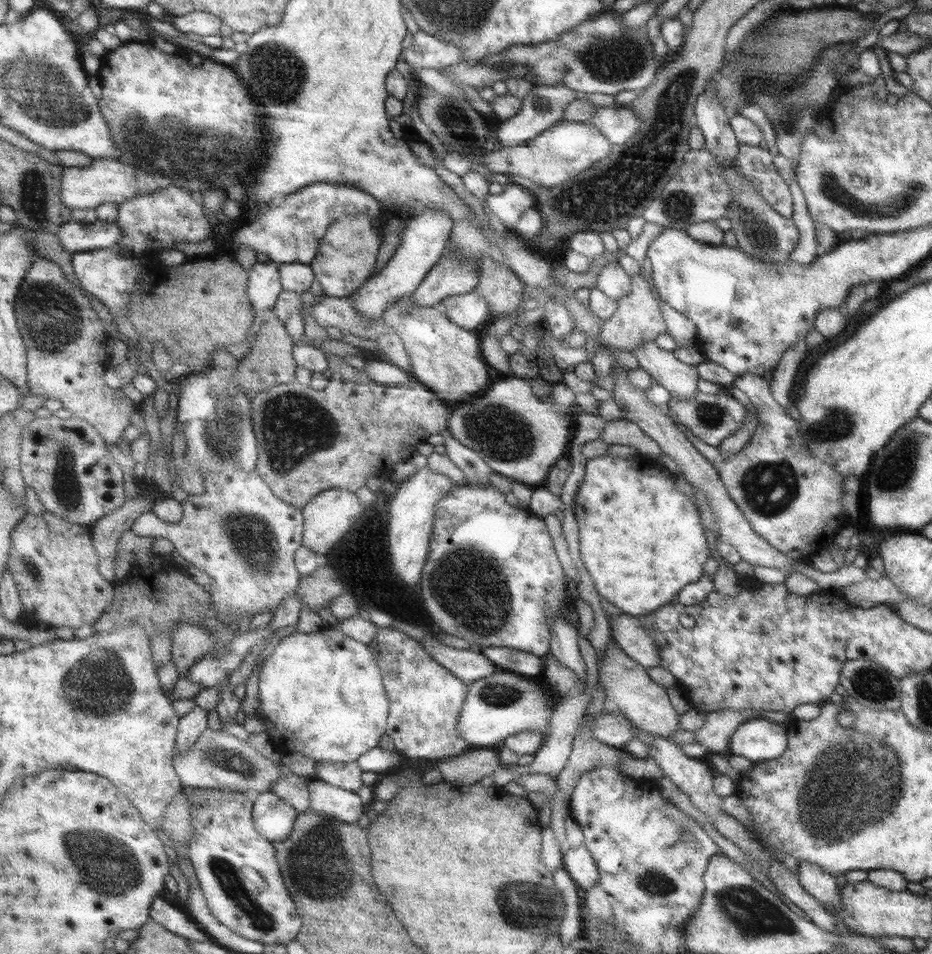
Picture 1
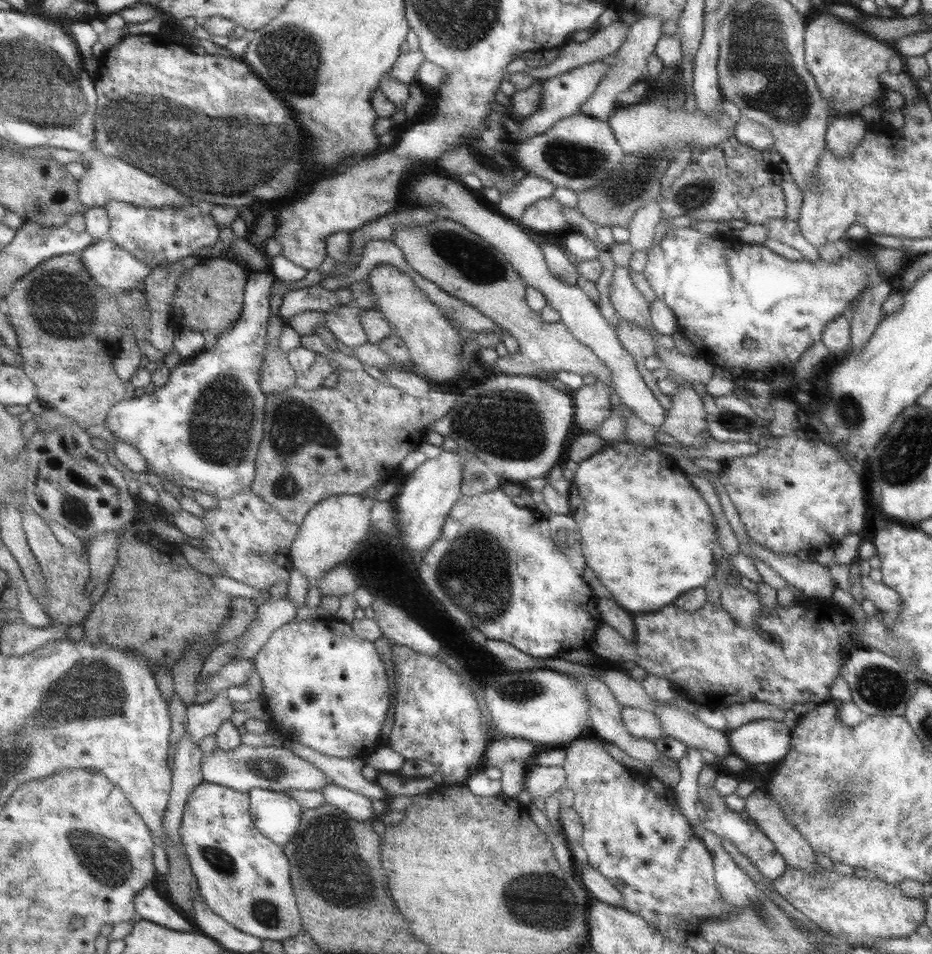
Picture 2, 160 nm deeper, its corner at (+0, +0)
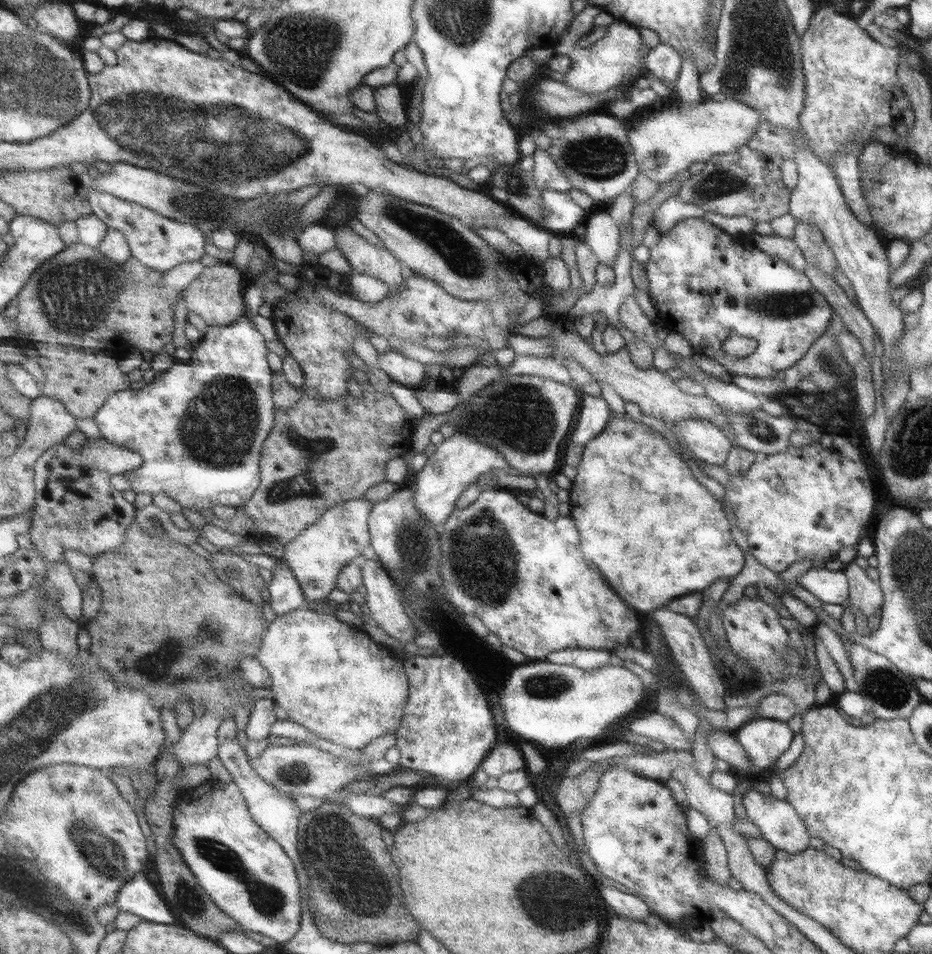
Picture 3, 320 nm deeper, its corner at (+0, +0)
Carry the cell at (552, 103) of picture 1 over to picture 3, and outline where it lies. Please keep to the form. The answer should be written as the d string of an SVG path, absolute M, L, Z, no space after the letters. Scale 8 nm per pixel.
M617 19L608 27L604 37L586 48L579 47L572 36L564 36L562 33L553 50L554 54L568 56L571 59L571 67L564 74L568 86L572 85L583 93L598 94L617 87L625 76L637 68L643 56L643 40L637 26Z

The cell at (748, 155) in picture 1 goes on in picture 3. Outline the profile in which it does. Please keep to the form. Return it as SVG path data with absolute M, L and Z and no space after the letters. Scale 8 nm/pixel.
M745 145L732 153L713 155L700 174L683 181L676 196L682 202L695 204L707 212L724 216L747 216L757 222L770 222L773 218L789 213L791 189L786 187L782 179L779 166L766 155Z

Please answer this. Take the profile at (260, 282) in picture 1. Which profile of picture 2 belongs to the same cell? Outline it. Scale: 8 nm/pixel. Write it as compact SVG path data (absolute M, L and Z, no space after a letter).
M266 268L263 272L254 272L251 274L249 286L247 287L247 297L245 311L241 319L234 325L234 328L218 334L215 347L201 352L198 356L188 360L182 360L177 367L173 368L173 374L167 378L165 385L157 387L153 394L147 394L140 397L134 397L114 405L114 410L110 412L107 426L109 430L117 436L119 441L126 441L139 448L148 459L150 472L155 472L161 478L168 478L178 487L186 486L190 489L201 490L217 496L219 499L234 498L237 494L244 492L249 486L253 486L258 476L258 457L261 454L262 442L266 434L266 406L269 404L269 395L262 386L262 371L265 366L267 352L269 352L269 326L273 311L272 286L278 280L274 270Z

